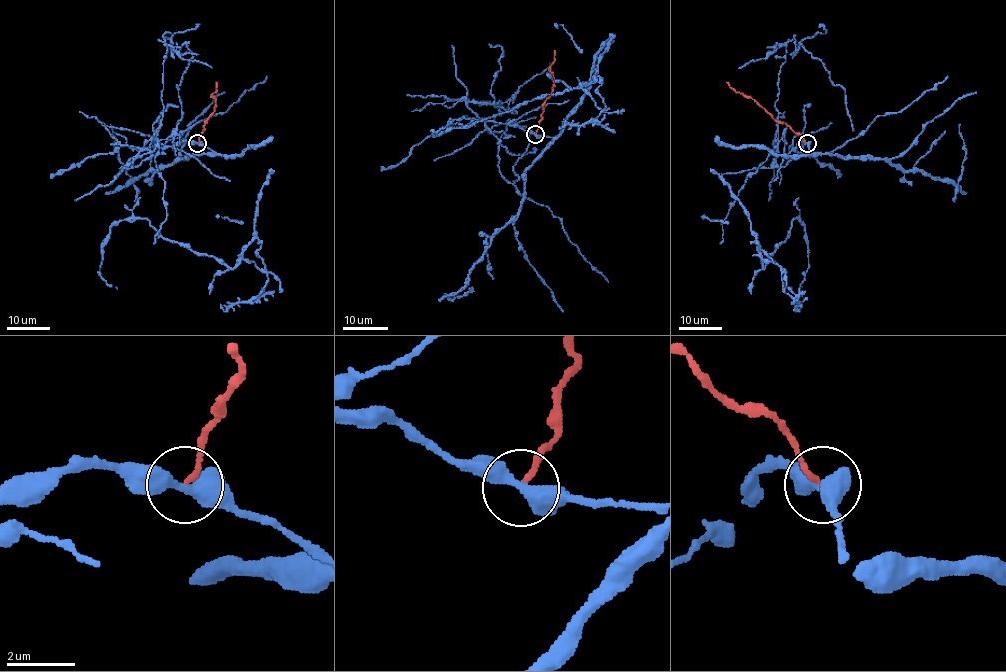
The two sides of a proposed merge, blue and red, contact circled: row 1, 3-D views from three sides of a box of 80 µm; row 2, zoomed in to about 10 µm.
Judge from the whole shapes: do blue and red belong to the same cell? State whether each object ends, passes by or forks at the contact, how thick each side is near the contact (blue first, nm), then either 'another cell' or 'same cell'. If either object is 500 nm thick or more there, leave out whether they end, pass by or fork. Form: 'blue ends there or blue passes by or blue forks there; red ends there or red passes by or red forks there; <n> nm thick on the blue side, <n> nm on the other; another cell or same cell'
blue forks there; red ends there; 380 nm thick on the blue side, 150 nm on the other; another cell

